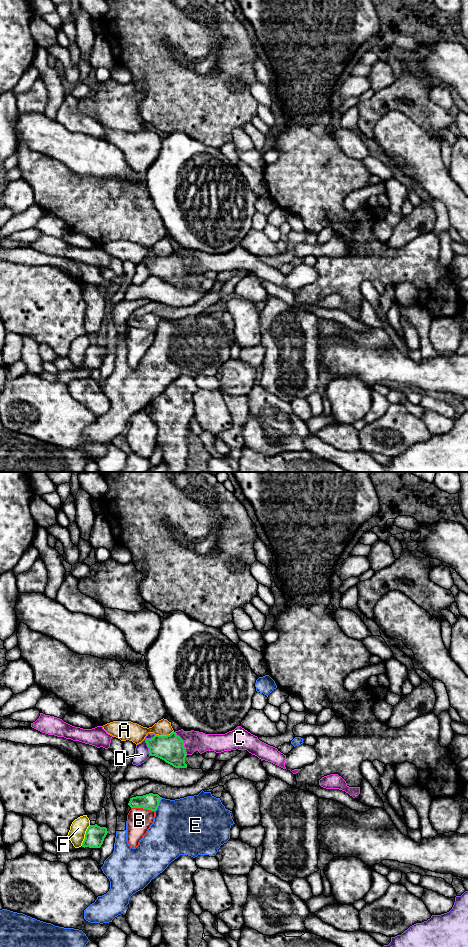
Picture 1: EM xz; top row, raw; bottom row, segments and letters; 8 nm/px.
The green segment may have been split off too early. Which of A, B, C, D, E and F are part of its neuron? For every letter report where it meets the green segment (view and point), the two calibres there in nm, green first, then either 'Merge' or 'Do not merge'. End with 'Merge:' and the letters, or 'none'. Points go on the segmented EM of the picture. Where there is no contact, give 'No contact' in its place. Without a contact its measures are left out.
A: Touches green at xz (164, 736). Thickness 220 nm (green) against 150 nm. Do not merge
B: Touches green at xz (143, 808). Thickness 130 nm (green) against 200 nm. Do not merge
C: Touches green at xz (183, 743). Thickness 220 nm (green) against 160 nm. Do not merge
D: Touches green at xz (146, 742). Thickness 220 nm (green) against 110 nm. Do not merge
E: Touches green at xz (158, 804). Thickness 130 nm (green) against 440 nm. Do not merge
F: Touches green at xz (85, 835). Thickness 160 nm (green) against 140 nm. Do not merge
Merge: none

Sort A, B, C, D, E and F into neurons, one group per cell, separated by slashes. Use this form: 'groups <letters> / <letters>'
groups A / B / C / D / E / F

